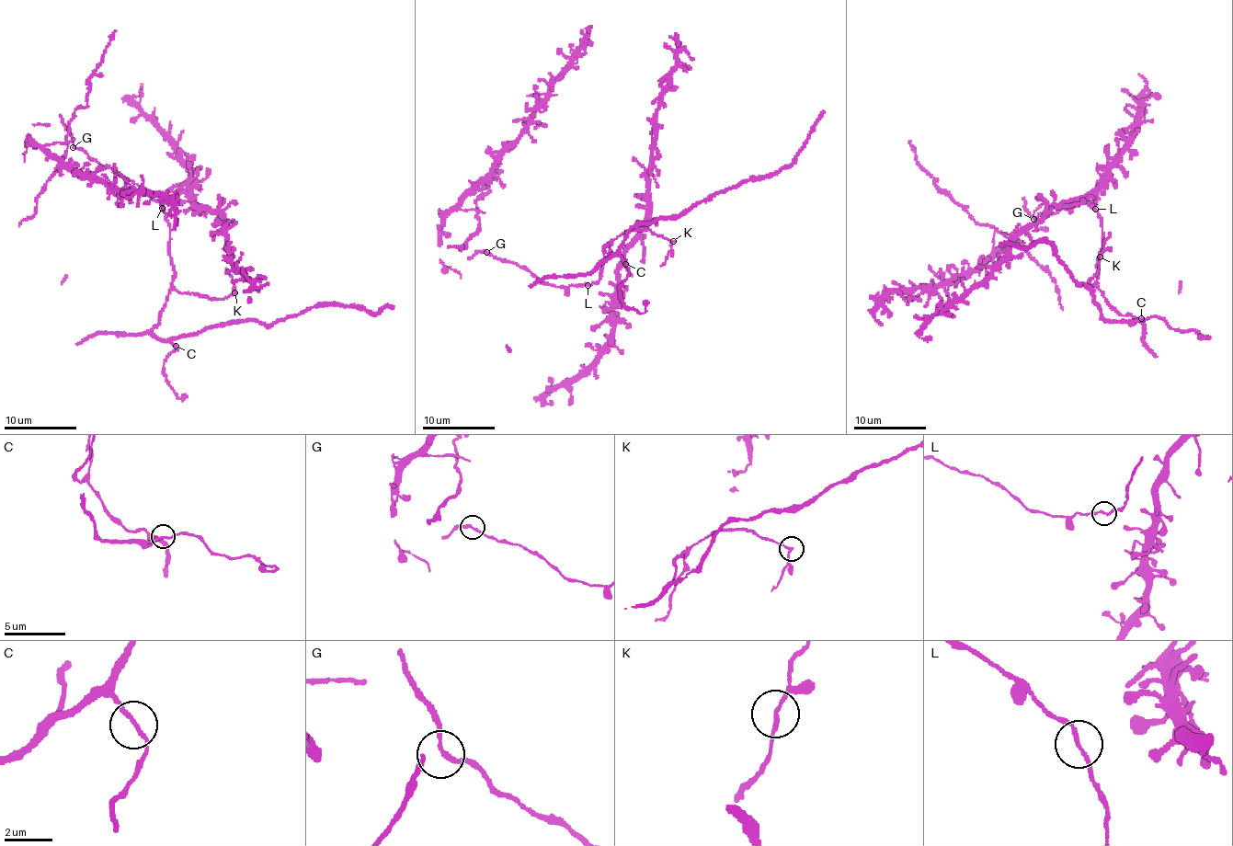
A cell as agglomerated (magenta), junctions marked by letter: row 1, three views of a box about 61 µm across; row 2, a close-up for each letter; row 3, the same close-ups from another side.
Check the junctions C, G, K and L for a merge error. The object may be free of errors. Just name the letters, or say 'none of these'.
K

